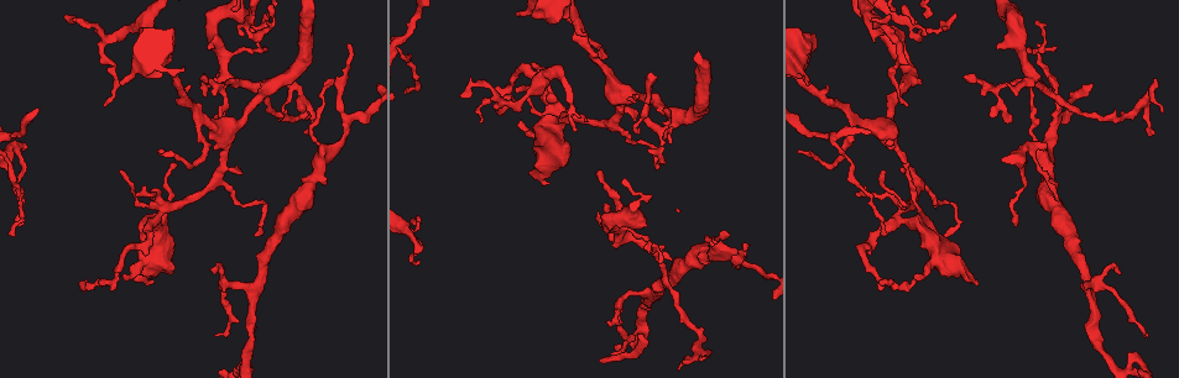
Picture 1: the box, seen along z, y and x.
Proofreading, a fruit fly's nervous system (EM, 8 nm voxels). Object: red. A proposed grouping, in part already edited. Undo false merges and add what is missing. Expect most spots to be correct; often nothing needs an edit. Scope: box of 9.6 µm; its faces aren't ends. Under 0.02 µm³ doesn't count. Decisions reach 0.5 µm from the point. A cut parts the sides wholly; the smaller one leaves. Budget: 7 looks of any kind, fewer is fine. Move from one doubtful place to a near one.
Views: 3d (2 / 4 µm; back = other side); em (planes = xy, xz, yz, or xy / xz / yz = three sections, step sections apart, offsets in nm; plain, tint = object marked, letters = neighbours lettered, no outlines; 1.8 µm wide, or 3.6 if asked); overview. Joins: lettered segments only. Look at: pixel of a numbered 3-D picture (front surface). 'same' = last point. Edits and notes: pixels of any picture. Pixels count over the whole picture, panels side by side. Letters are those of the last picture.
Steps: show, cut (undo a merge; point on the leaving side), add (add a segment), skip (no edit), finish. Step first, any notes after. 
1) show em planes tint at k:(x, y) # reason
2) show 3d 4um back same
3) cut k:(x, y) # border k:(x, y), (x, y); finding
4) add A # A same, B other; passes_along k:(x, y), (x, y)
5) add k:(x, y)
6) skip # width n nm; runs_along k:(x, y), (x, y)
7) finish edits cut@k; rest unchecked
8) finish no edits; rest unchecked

show 3d 4um at 1:(610, 354) # tapers out

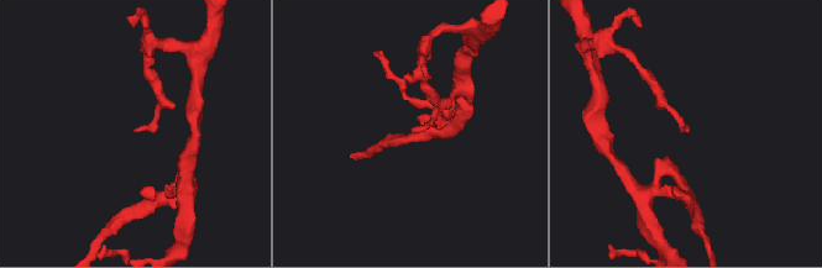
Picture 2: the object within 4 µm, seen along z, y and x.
show em planes plain at 2:(685, 130)

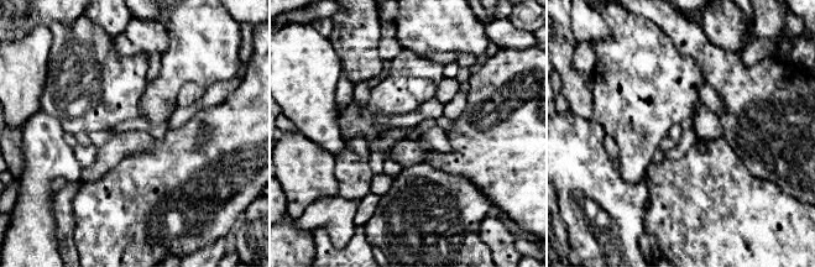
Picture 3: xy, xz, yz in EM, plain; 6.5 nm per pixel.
show em planes letters same

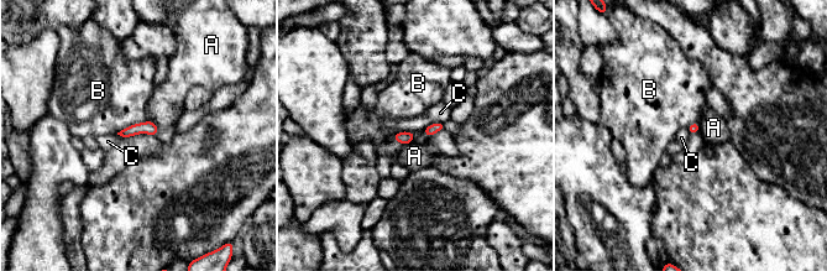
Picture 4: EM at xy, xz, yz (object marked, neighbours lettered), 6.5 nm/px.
skip # A other, B other, C other; border 4:(414, 131), (398, 131), (391, 136); no lettered segment goes on from it

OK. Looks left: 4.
show em xz step 16 tint at 1:(914, 281) # long arm stops here

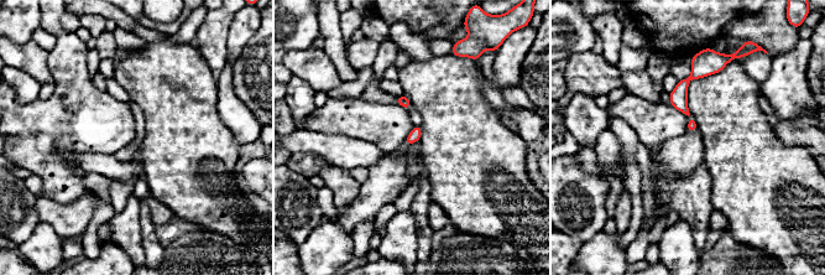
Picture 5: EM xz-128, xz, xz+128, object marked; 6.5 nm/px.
show em xz step 16 letters same # what lies round it

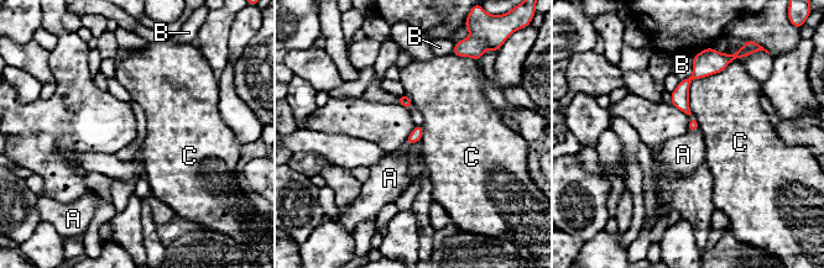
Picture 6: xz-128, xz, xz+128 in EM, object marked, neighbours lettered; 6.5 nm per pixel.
skip # A other, B other, C other; border 6:(698, 127), (688, 131); no lettered segment goes on from it

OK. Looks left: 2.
show 3d 4um back at 1:(555, 105) # branch point

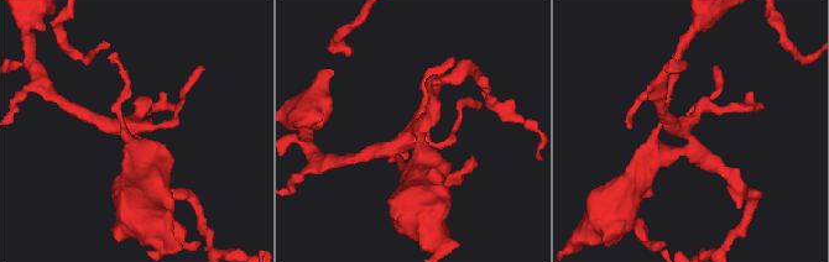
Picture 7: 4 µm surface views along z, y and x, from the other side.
show em planes letters at 7:(696, 150)

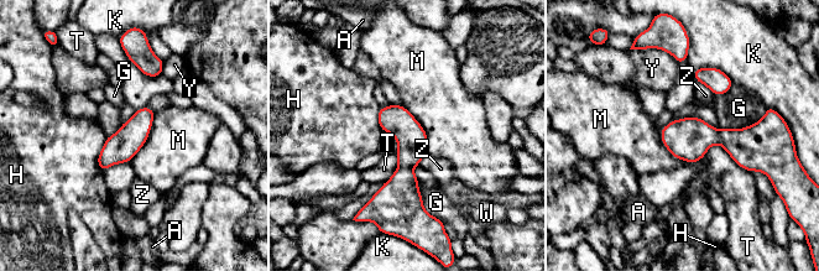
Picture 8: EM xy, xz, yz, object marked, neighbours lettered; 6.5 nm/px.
skip # width 190 nm; longest_contact M 360 nm; A other, G other, H other, K other, M other, T other, W other, Y other, Z other; one neuron here

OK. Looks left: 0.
finish no edits; rest unchecked

